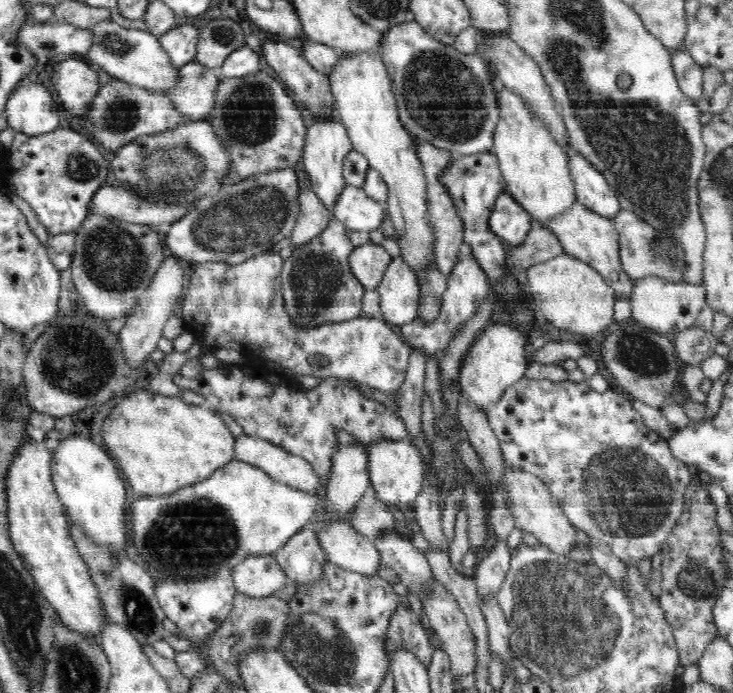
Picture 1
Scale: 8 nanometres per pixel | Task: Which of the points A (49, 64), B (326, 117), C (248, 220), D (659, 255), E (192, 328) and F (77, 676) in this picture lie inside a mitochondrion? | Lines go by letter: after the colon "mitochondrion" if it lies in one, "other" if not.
A: other
B: other
C: mitochondrion
D: mitochondrion
E: other
F: mitochondrion

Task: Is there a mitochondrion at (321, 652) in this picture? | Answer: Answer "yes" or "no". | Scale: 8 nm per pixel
yes

